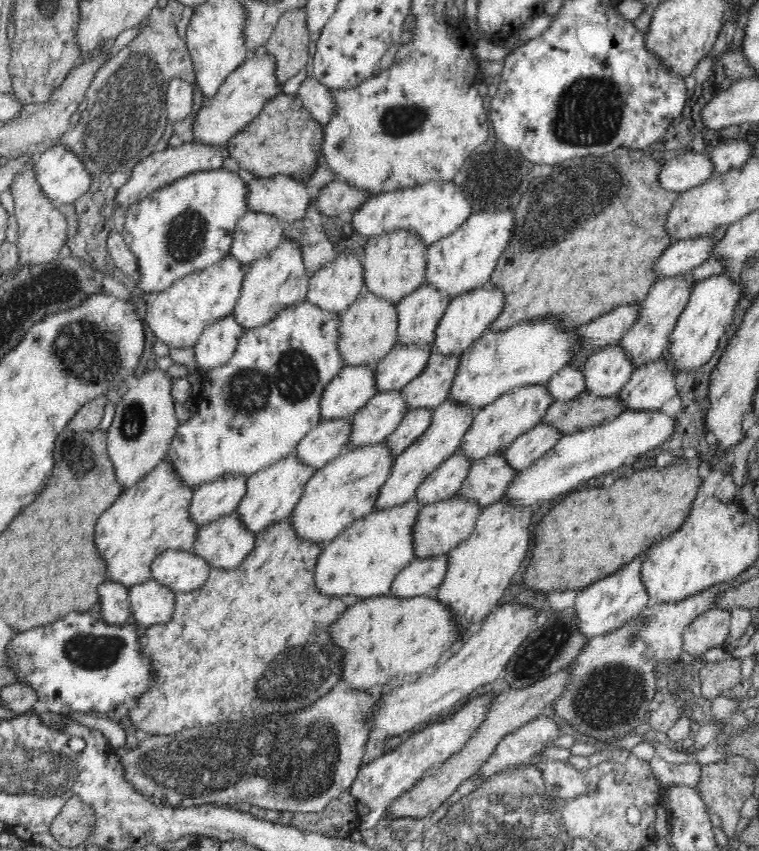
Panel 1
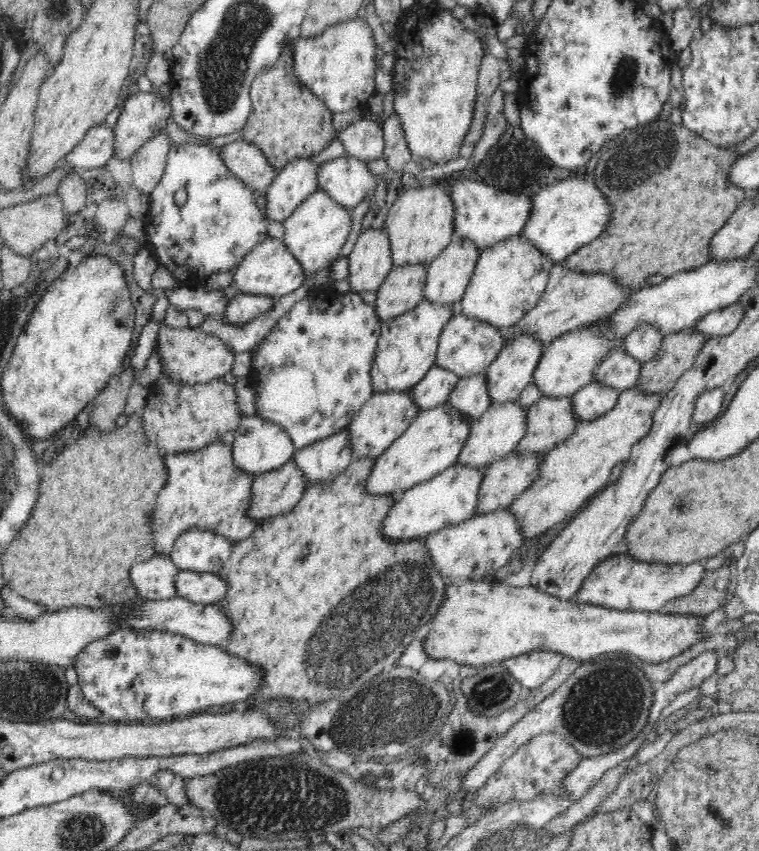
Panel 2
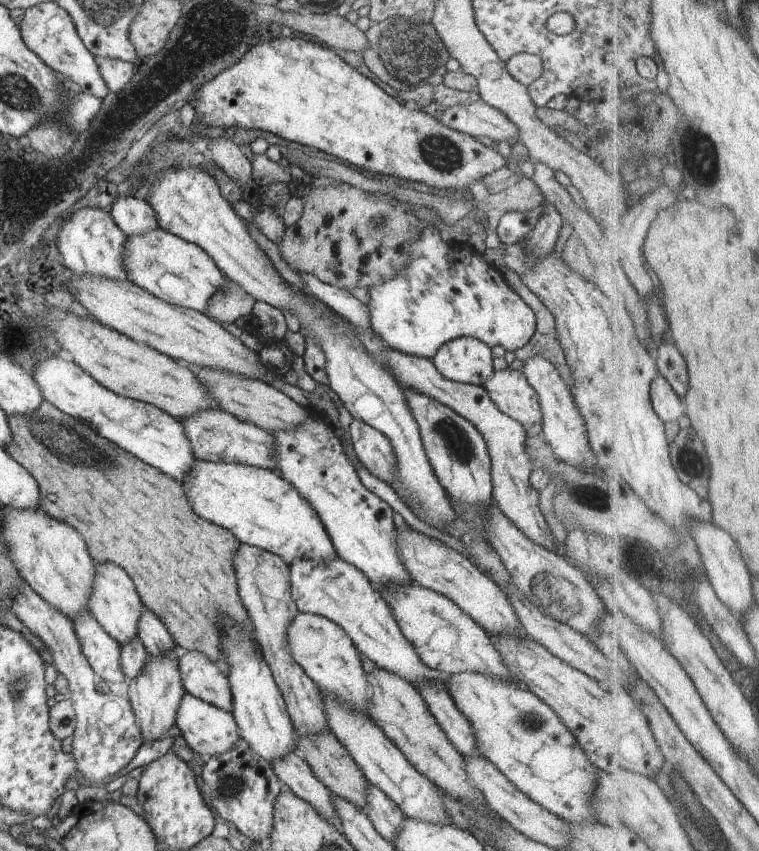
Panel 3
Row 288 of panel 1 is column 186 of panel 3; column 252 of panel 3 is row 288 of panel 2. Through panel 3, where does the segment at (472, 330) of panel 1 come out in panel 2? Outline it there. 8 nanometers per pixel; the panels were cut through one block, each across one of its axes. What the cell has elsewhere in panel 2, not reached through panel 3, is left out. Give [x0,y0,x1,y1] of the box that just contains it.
[458,235,553,331]

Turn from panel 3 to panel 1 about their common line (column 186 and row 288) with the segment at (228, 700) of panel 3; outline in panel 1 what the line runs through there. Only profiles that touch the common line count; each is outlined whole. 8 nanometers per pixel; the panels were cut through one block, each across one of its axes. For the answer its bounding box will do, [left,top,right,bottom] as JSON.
[620,275,693,368]

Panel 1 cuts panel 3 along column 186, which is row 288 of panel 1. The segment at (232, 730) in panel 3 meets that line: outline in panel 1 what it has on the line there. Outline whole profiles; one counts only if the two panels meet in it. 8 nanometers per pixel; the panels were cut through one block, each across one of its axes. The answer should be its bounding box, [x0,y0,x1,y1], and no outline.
[664,273,742,374]

